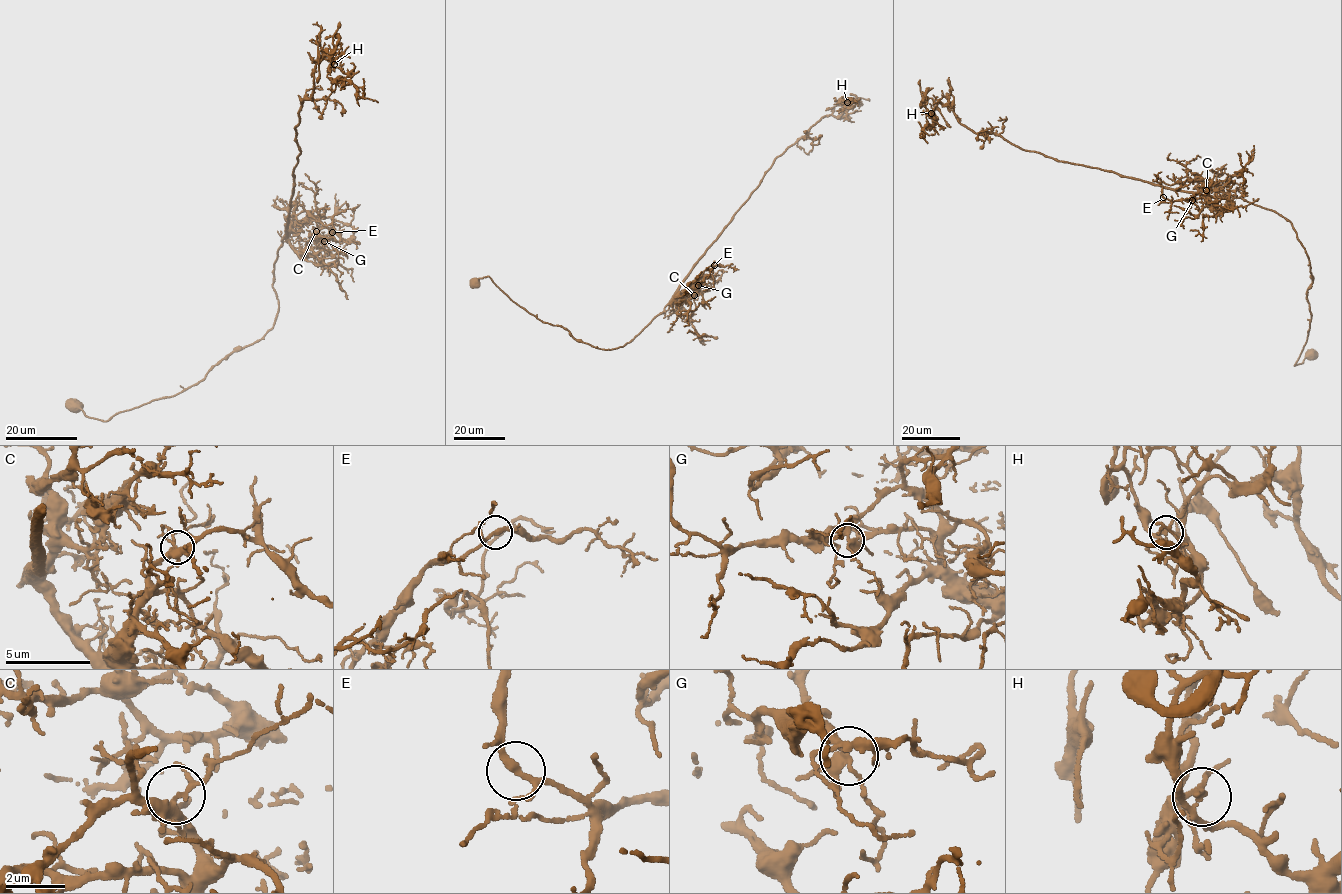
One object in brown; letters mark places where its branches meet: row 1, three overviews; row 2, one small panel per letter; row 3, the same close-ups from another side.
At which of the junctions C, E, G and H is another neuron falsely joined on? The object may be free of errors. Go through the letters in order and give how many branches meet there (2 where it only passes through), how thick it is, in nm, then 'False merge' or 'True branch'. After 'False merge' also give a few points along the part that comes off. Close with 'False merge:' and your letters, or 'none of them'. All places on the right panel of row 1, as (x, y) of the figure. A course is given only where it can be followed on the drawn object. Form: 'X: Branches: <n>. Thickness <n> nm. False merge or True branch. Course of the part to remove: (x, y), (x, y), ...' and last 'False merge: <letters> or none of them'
C: Branches: 4. Thickness 220 nm. True branch
E: Branches: 3. Thickness 180 nm. True branch
G: Branches: 4. Thickness 280 nm. True branch
H: Branches: 4. Thickness 180 nm. False merge. Course of the part to remove: (931, 112), (936, 119), (932, 126), (926, 124), (921, 138)
False merge: H

